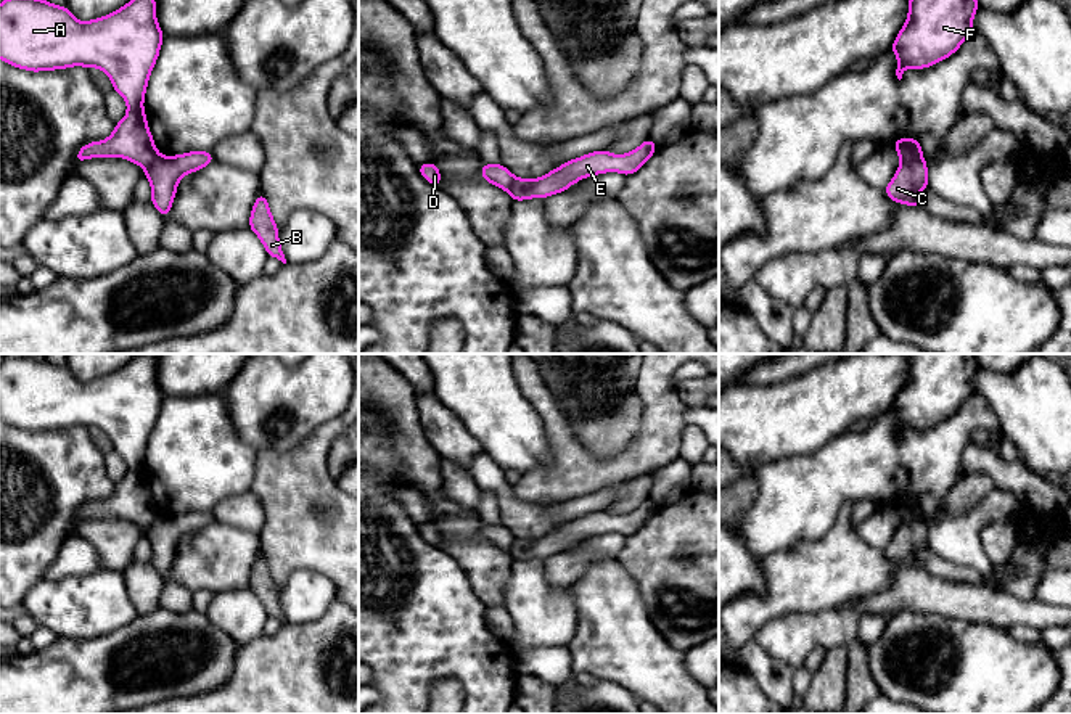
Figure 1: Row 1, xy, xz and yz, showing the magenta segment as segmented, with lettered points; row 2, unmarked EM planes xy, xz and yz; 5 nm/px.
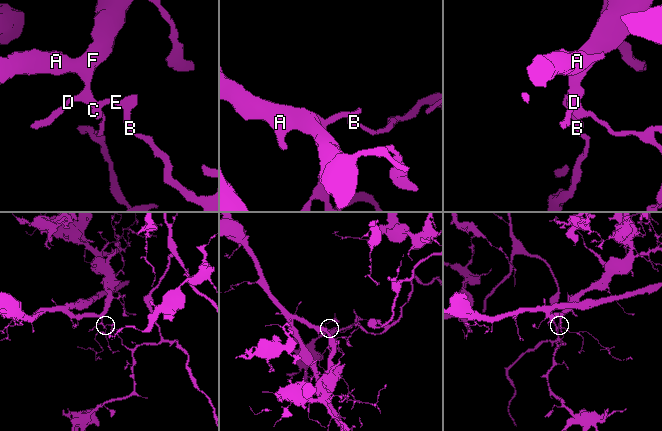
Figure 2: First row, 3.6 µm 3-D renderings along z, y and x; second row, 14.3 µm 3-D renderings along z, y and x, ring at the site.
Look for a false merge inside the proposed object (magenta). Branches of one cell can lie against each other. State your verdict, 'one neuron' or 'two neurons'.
two neurons

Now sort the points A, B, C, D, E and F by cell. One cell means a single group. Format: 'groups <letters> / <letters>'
groups A D F / B C E

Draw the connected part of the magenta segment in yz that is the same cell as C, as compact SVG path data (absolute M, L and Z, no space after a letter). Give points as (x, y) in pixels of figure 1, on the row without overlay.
M923 518L899 526L884 553L894 563L921 569L923 564L917 556L920 550L929 550L928 524Z

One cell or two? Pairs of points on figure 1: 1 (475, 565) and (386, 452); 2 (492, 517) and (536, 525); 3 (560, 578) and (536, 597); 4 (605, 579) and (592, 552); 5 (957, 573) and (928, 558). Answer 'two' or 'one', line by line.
1: one
2: two
3: two
4: two
5: one

